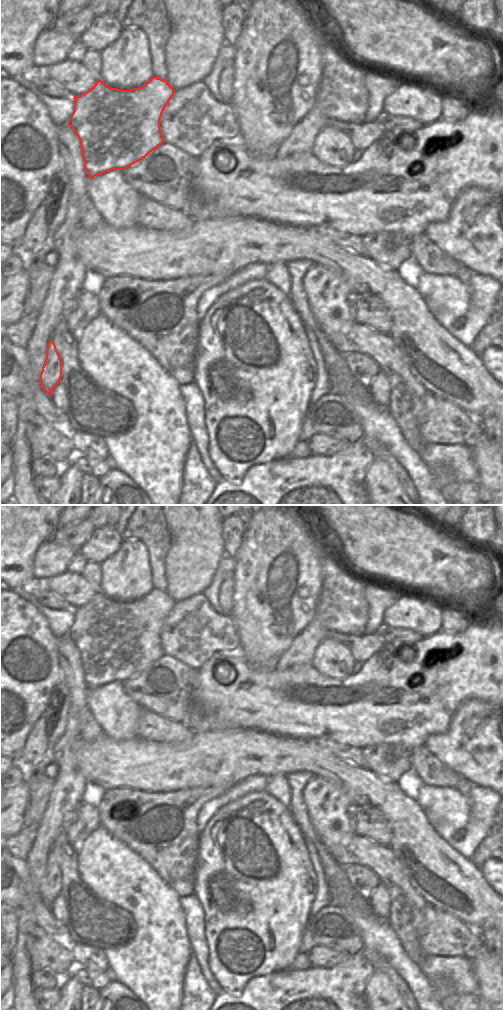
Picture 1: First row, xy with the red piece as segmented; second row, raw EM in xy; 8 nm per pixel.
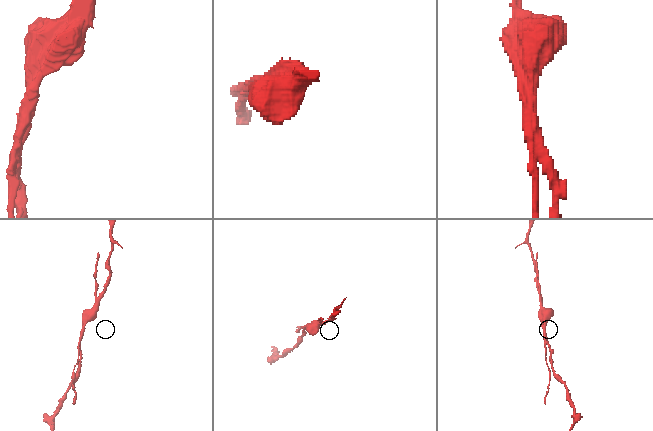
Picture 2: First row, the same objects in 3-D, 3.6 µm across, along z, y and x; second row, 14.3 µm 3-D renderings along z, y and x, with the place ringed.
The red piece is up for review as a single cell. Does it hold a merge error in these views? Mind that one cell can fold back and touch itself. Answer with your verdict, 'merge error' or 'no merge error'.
merge error

